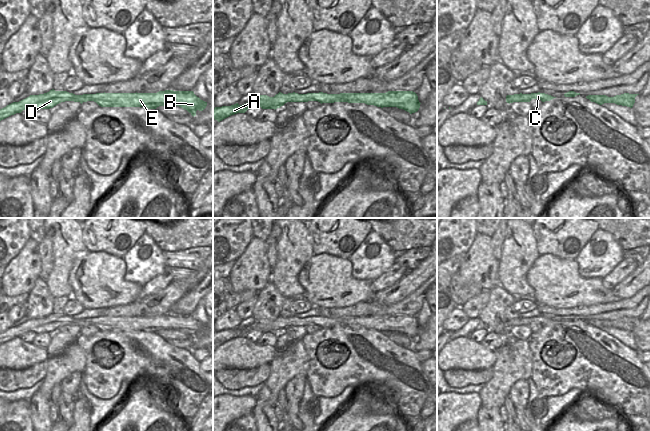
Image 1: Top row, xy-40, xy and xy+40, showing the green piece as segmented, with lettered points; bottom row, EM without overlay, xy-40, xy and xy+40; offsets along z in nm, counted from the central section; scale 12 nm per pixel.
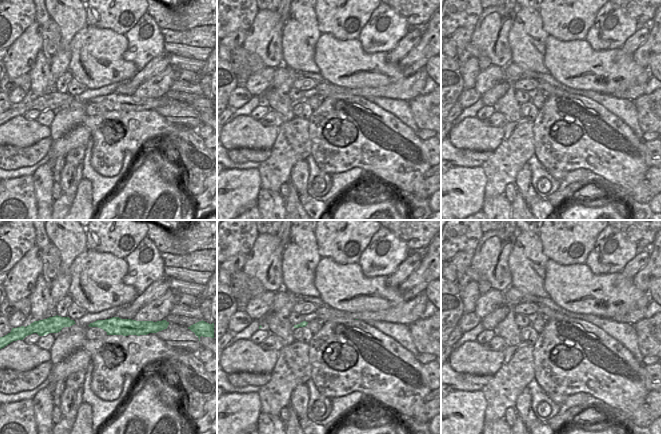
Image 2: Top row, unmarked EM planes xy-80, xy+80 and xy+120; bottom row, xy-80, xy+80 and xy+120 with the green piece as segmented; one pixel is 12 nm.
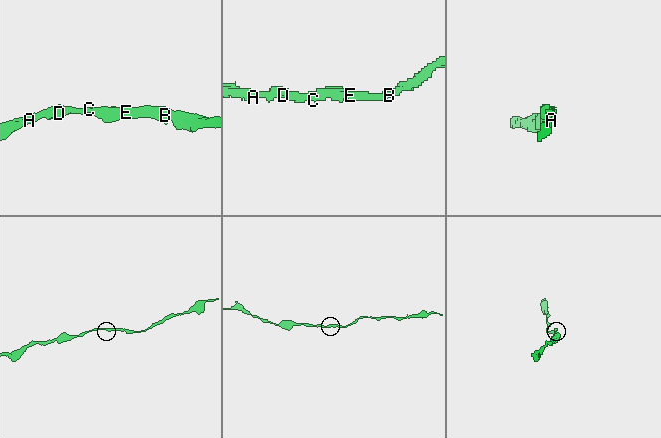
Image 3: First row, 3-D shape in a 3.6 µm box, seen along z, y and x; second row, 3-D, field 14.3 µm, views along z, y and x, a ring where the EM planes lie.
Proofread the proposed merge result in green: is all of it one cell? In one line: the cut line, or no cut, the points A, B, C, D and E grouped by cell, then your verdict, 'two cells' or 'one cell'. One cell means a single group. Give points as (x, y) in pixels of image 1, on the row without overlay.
cut none; groups A B C D E; one cell

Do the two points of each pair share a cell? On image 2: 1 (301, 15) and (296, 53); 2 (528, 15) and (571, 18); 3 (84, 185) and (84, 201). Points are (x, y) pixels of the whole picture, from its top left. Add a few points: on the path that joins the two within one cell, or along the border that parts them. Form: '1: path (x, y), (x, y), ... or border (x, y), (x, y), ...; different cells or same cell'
1: path (301, 24), (298, 44); same cell
2: border (538, 11), (541, 17), (542, 28), (548, 34); different cells
3: path (84, 189), (84, 197); same cell

